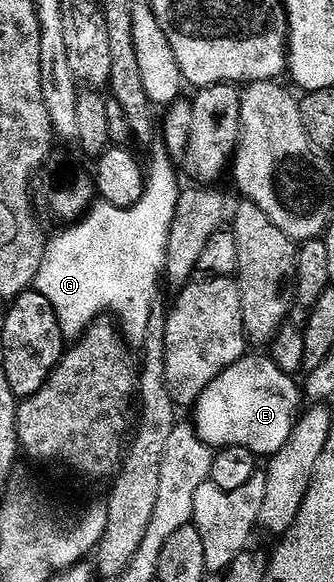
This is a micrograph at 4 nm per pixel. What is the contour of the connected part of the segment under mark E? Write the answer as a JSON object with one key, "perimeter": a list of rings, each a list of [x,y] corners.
{"perimeter":[[[267,355],[240,357],[205,388],[192,410],[192,424],[201,440],[214,450],[247,447],[258,458],[268,459],[291,439],[291,431],[303,412],[303,389],[293,381]]]}

